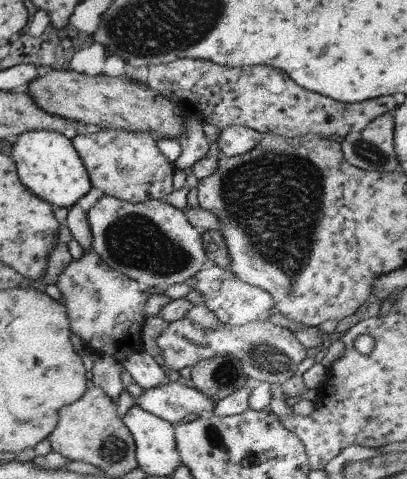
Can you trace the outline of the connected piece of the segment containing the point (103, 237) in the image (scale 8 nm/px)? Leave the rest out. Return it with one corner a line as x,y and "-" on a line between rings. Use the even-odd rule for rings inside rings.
103,196
89,208
85,218
91,230
93,252
113,272
121,272
129,280
135,280
139,288
163,290
167,286
179,286
195,276
203,266
209,266
201,232
187,222
183,210
173,208
165,200
131,204

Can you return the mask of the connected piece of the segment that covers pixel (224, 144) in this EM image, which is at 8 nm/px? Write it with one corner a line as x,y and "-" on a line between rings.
227,126
219,132
215,146
217,146
221,156
235,158
235,156
241,156
245,152
251,152
251,148
255,148
259,144
259,140
263,140
263,134
255,132
253,128

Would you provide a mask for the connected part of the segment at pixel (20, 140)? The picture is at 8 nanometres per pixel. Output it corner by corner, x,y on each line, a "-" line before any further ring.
23,132
17,138
11,138
11,160
17,170
19,182
41,200
49,202
53,208
71,208
89,188
91,180
87,176
87,170
77,156
71,140
61,136
59,132

